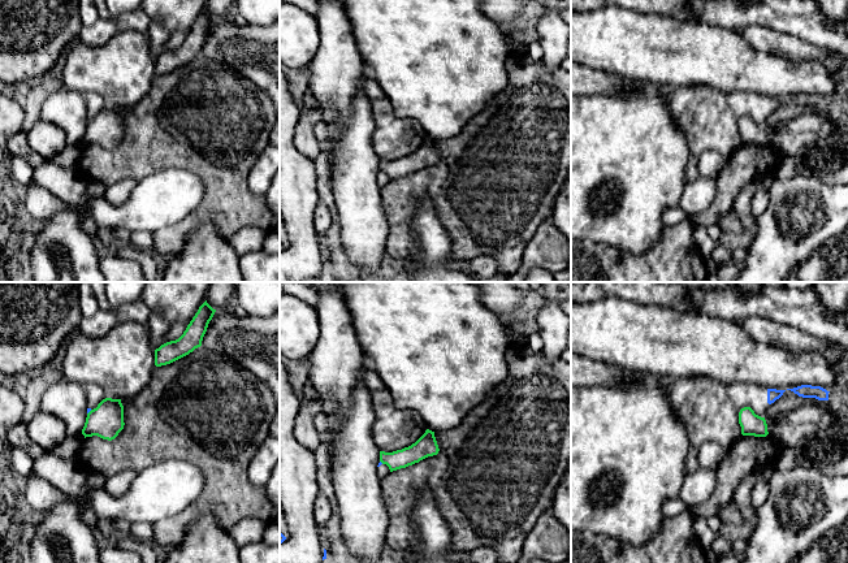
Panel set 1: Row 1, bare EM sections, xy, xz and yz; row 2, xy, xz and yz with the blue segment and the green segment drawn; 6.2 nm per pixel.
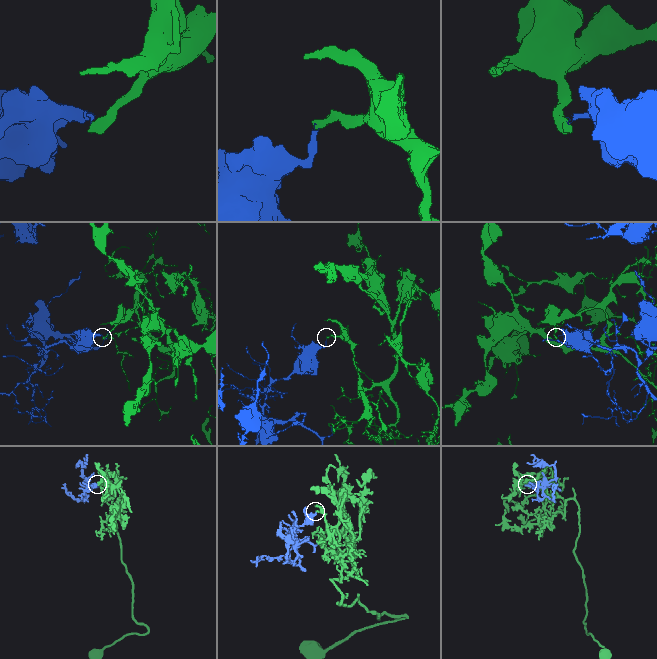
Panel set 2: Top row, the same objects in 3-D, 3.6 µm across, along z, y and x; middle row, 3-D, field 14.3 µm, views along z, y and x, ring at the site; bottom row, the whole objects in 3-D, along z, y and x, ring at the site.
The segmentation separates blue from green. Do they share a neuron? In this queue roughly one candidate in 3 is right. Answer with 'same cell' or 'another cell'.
another cell

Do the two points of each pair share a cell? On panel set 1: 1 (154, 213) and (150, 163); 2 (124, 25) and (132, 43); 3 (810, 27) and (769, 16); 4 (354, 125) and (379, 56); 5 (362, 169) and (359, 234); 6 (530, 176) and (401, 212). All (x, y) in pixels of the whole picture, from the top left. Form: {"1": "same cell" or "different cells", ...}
{"1": "different cells", "2": "different cells", "3": "same cell", "4": "different cells", "5": "same cell", "6": "same cell"}

